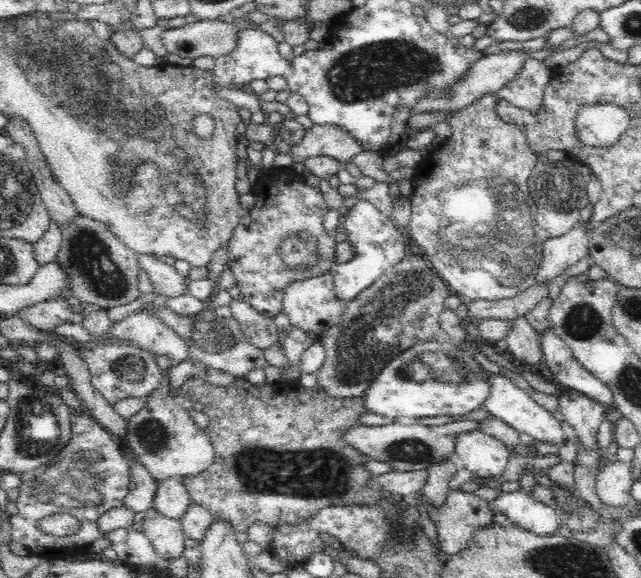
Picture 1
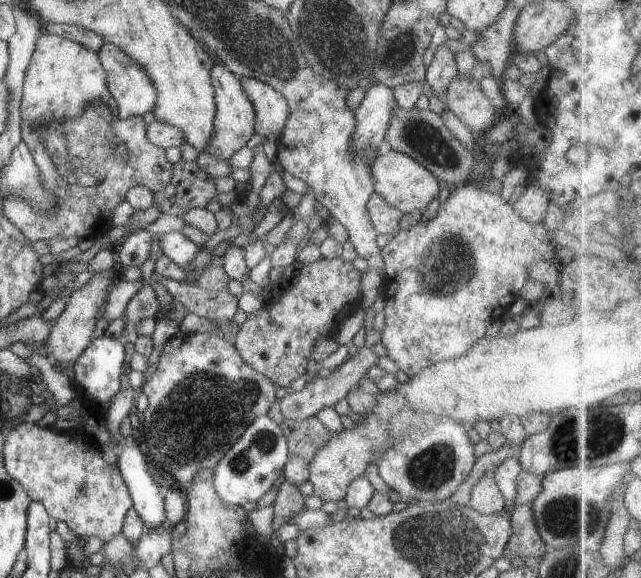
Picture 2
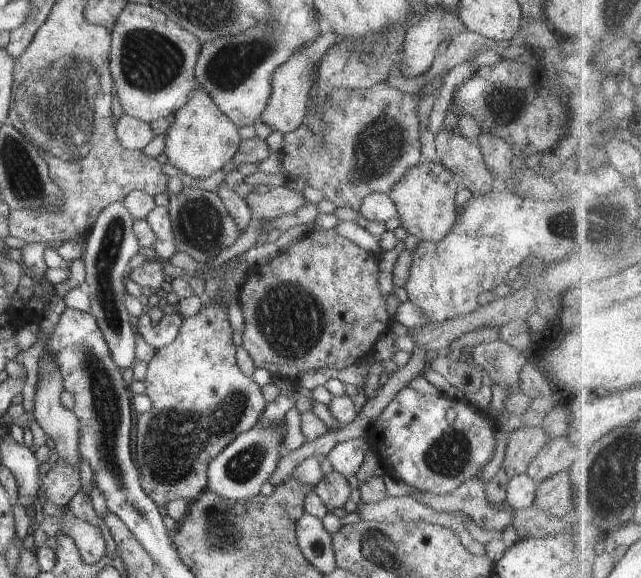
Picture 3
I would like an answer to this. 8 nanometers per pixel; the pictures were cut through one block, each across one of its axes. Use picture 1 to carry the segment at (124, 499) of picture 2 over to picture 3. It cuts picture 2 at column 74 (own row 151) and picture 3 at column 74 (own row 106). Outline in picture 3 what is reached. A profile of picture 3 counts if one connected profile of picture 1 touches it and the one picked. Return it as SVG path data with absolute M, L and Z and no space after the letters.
M58 459L40 477L47 501L59 507L66 507L82 486L78 467L64 459Z

